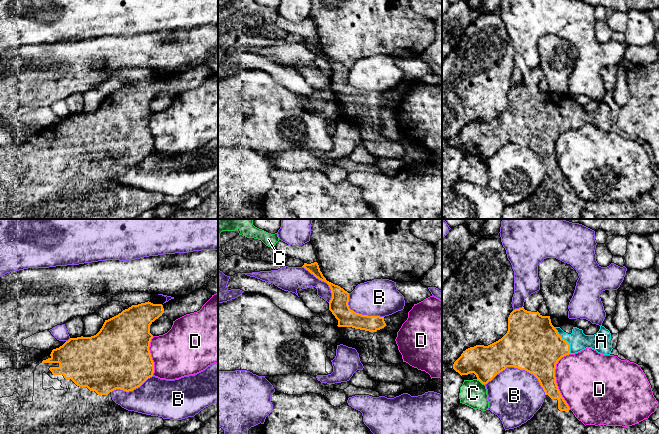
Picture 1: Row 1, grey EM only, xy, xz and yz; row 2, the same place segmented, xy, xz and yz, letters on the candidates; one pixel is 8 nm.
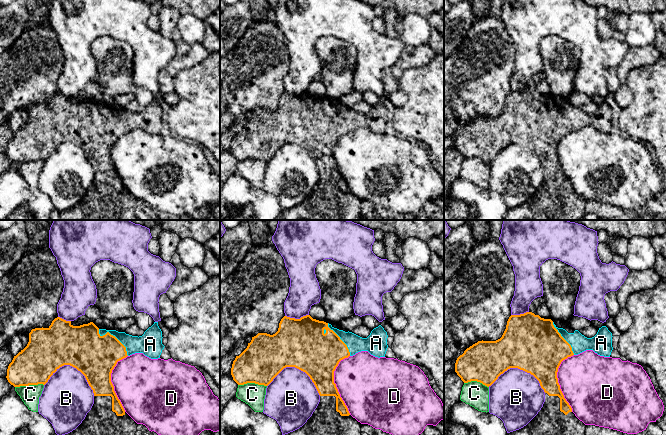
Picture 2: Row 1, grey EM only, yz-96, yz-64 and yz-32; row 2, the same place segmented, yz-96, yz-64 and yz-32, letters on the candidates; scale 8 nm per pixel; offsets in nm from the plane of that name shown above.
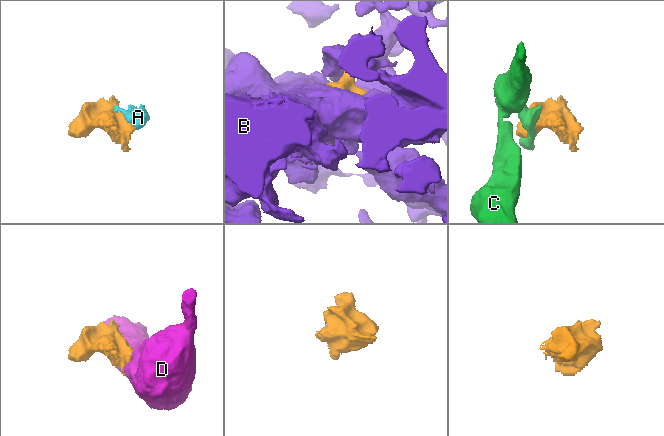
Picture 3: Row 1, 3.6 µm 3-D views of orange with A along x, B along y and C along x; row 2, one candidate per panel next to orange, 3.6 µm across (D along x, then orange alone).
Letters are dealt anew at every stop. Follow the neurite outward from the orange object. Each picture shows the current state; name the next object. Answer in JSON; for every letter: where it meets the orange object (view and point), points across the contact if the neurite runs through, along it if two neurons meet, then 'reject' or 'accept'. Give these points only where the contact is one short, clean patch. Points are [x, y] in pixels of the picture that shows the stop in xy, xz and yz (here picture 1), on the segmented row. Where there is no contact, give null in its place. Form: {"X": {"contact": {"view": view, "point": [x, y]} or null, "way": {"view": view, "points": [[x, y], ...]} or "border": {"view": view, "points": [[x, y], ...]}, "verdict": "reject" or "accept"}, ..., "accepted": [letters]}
{"A": {"contact": {"view": "yz", "point": [564, 340]}, "verdict": "accept"}, "B": {"contact": {"view": "yz", "point": [518, 368]}, "verdict": "reject"}, "C": {"contact": {"view": "yz", "point": [480, 381]}, "verdict": "reject"}, "D": {"contact": {"view": "yz", "point": [555, 380]}, "verdict": "reject"}, "accepted": ["A"]}

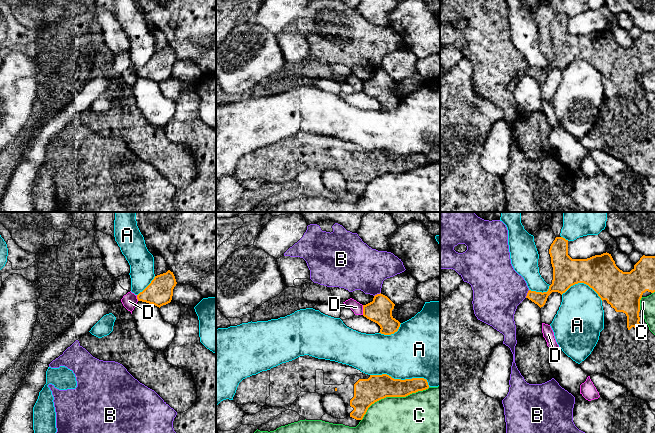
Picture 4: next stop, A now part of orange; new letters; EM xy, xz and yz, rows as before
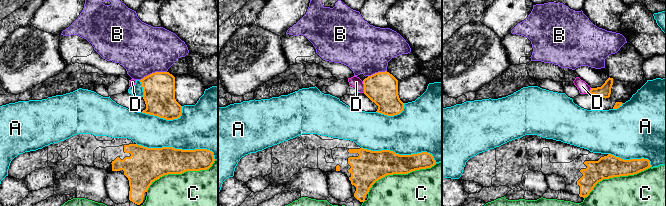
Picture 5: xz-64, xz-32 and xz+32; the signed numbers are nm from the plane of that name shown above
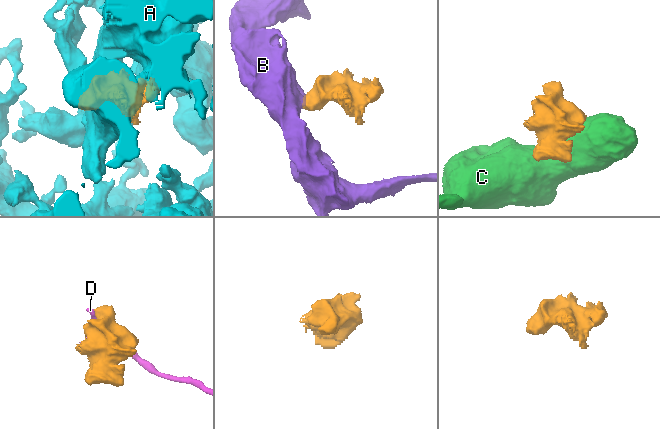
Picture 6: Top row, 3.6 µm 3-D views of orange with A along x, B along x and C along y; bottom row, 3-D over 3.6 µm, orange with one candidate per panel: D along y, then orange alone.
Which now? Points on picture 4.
{"A": {"contact": {"view": "xz", "point": [400, 379]}, "verdict": "reject"}, "B": {"contact": {"view": "yz", "point": [527, 294]}, "border": {"view": "yz", "points": [[529, 290], [525, 297]]}, "verdict": "reject"}, "C": {"contact": {"view": "xz", "point": [392, 396]}, "verdict": "reject"}, "D": {"contact": {"view": "xz", "point": [363, 310]}, "border": {"view": "xz", "points": [[362, 305], [363, 314]]}, "verdict": "reject"}, "accepted": []}

